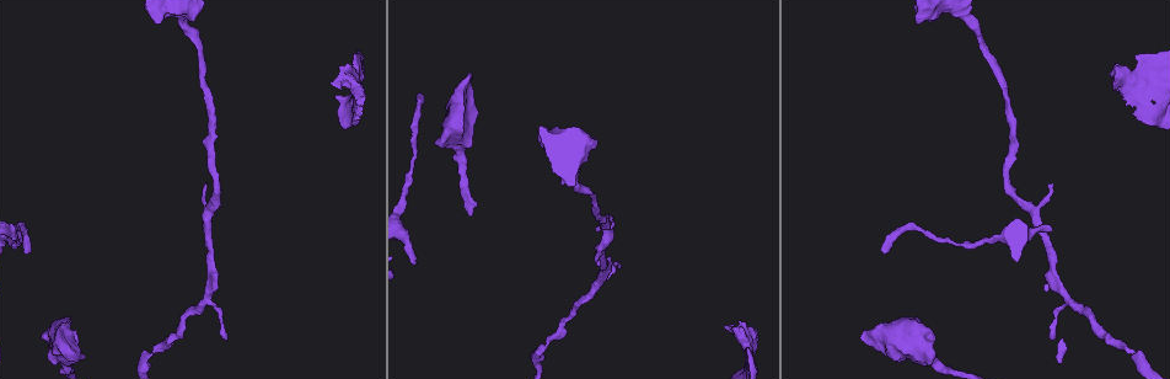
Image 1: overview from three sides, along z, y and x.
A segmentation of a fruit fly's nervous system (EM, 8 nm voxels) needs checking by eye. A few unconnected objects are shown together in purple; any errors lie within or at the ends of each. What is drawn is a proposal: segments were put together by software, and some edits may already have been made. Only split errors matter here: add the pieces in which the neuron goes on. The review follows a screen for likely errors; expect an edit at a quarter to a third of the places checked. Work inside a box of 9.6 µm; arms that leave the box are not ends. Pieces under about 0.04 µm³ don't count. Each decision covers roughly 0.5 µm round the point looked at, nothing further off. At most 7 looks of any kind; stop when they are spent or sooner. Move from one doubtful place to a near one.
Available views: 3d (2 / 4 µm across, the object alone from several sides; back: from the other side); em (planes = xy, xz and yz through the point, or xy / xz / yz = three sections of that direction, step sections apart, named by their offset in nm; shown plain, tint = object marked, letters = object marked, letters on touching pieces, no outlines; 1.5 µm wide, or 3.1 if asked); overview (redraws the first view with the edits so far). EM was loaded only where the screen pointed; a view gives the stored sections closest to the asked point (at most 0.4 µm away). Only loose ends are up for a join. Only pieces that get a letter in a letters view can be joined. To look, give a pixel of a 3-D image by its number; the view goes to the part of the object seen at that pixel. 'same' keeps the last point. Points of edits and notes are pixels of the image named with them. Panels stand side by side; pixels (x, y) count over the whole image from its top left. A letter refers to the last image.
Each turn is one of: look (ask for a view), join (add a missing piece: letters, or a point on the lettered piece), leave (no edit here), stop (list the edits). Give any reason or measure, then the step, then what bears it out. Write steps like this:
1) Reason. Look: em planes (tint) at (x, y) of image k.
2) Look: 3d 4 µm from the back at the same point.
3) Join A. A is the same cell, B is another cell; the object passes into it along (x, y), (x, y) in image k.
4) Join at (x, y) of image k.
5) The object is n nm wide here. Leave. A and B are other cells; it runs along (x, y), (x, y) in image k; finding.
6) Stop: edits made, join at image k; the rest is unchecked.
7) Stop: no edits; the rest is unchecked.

Branch stops here. Look: 3d 4 µm at (442, 145) of image 1.

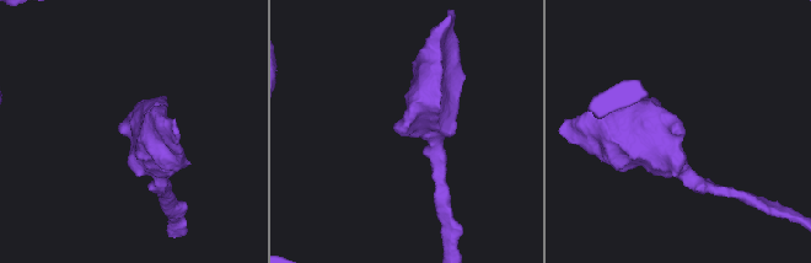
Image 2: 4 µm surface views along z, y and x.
Look: em xz step 4 (letters) at (402, 128) of image 2.

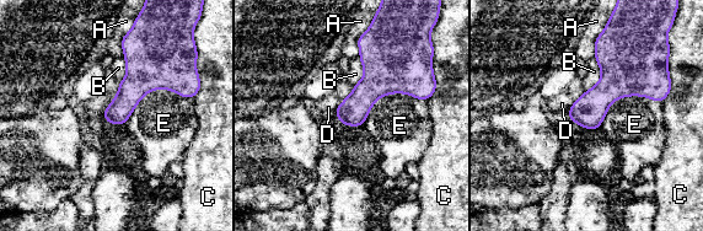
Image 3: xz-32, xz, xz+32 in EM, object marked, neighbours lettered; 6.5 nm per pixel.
Another direction. Look: em planes (letters) at the same point.

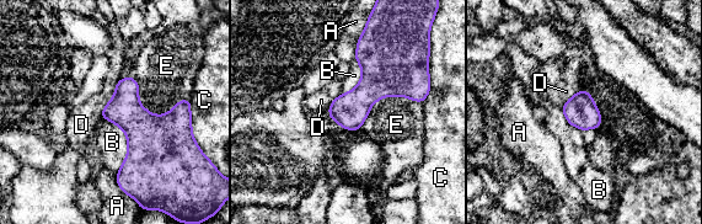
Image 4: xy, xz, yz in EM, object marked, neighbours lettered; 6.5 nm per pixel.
Leave. A, B, C, D and E are other cells; a border runs along (101, 118), (126, 136), (116, 175) in image 4; no lettered piece goes on from it.

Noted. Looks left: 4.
Branch stops here. Look: 3d 4 µm at (76, 338) of image 1.

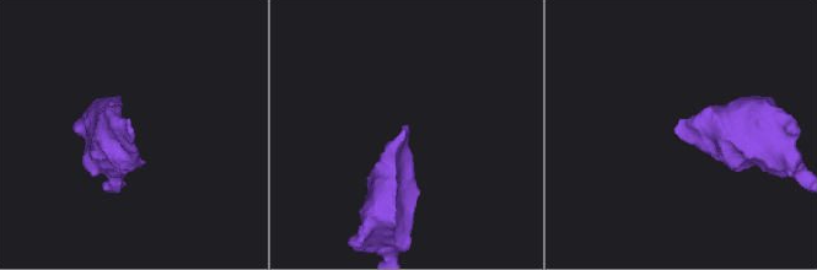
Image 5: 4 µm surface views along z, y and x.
Now the EM. Look: em planes (letters) at (407, 127) of image 5.

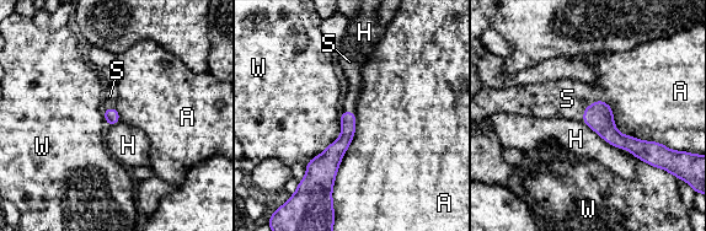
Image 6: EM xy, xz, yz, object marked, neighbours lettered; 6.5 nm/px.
The longest contact is with A, 600 nm. Join S. S is the same cell, A, H and W are other cells; the object passes into it along (598, 116), (583, 113), (567, 98) in image 6; it goes on there.

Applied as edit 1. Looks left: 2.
Redraw. Look: overview.

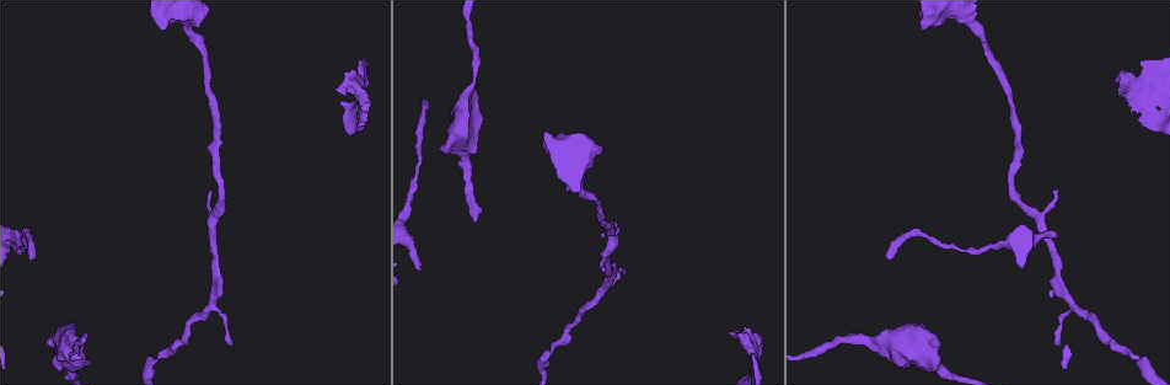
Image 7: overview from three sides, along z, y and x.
Free end. Look: em yz step 4 (letters) at (29, 260) of image 7.

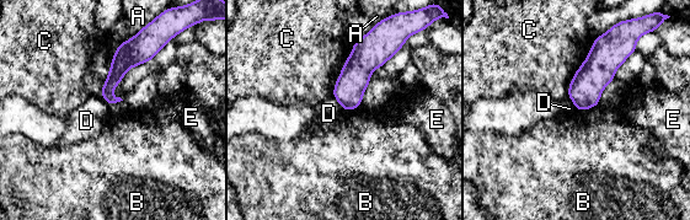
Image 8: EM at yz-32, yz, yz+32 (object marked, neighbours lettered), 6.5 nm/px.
Leave. A, B, C, D and E are other cells; a border runs along (332, 94), (346, 111) in image 8; none of them fits.

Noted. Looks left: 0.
Stop: edits made, join at image 6; the rest is unchecked.

